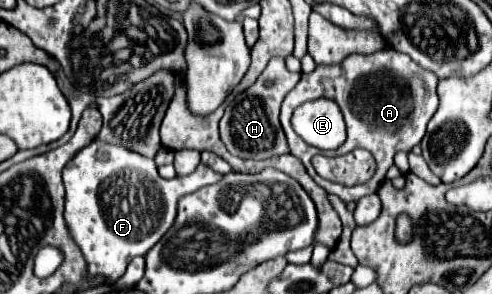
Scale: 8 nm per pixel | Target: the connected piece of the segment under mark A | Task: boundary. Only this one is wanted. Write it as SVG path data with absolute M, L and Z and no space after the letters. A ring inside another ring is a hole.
M388 47L384 51L376 51L372 55L358 55L358 53L348 55L342 63L336 63L336 65L318 65L310 75L302 73L298 85L286 95L286 99L282 103L280 121L282 121L282 129L286 133L286 139L288 139L290 153L304 163L310 177L322 189L326 189L332 195L338 195L344 203L358 201L360 197L372 195L378 191L378 187L382 185L382 181L386 177L386 171L392 167L394 155L398 151L410 151L414 145L418 145L422 141L422 137L426 133L426 125L438 109L436 85L438 85L438 77L432 71L422 69L408 55L398 53L392 47ZM316 97L334 99L344 113L346 127L348 127L346 143L336 151L328 151L328 155L338 157L338 155L350 153L356 147L368 149L376 159L376 173L374 173L372 181L368 181L364 185L356 185L356 187L346 187L346 185L334 185L332 181L318 179L318 173L314 171L310 159L314 155L318 155L320 149L314 149L312 145L298 139L290 127L292 111L298 105L302 105L304 101L312 101Z

